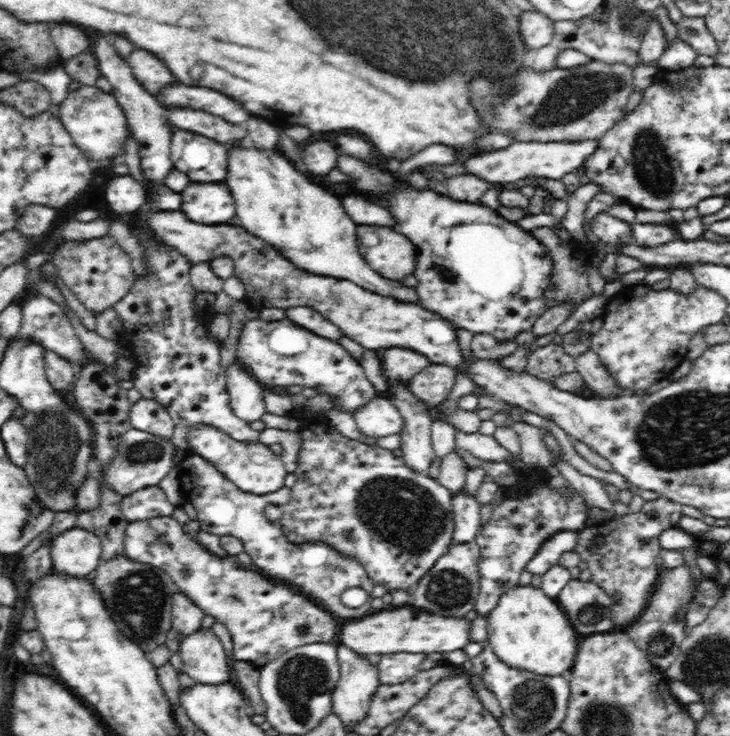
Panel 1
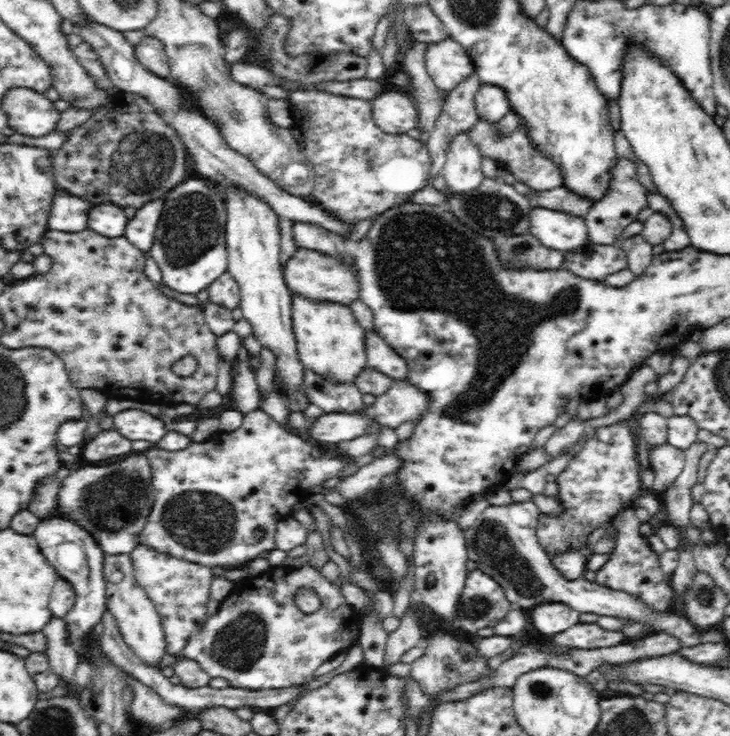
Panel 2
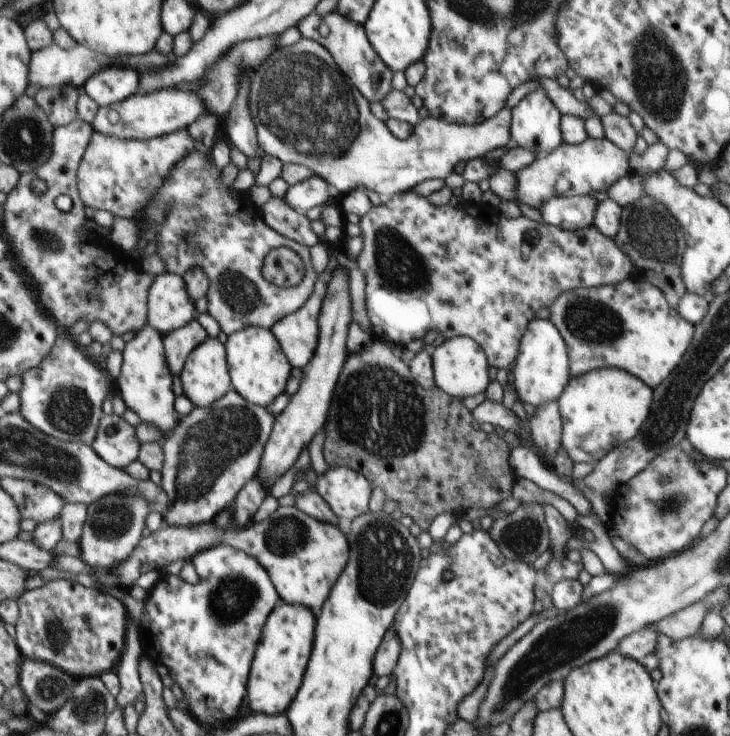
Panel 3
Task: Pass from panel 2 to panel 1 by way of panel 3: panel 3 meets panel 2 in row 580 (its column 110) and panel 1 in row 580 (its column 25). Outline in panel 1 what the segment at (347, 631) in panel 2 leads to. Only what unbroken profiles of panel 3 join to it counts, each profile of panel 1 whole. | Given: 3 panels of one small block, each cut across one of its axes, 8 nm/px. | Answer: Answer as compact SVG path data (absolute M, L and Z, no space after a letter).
M158 515L150 519L137 519L136 522L129 522L128 528L125 530L124 545L125 556L128 559L134 560L135 562L150 564L154 566L154 568L162 569L168 576L172 577L178 591L182 591L184 595L188 595L206 615L212 615L212 617L216 619L216 623L222 623L228 629L233 642L233 655L235 660L249 662L261 668L267 662L276 660L281 654L295 649L296 647L317 642L330 643L335 638L337 628L336 622L339 621L335 616L332 616L322 607L318 606L318 604L314 603L309 597L300 594L299 591L292 590L290 586L280 586L279 583L272 582L270 578L264 578L264 575L260 574L259 571L248 570L242 564L238 563L238 559L234 556L220 559L218 556L212 555L196 540L193 534L185 527L178 524L170 515Z

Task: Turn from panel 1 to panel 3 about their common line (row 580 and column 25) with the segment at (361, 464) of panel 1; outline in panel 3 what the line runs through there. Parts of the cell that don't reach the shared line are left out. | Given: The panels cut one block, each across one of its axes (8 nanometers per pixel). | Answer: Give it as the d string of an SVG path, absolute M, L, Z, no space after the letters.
M61 334L50 355L38 366L24 372L19 411L34 428L64 442L95 442L96 428L102 418L102 402L108 396L108 376L80 350L72 340Z

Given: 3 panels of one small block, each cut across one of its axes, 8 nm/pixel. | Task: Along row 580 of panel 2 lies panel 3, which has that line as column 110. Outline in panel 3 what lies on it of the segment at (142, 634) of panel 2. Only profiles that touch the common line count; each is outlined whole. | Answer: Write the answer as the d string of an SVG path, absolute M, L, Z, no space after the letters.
M158 89L149 93L138 91L126 100L123 100L122 103L99 107L91 124L94 126L96 132L106 136L124 140L138 139L147 141L174 131L179 131L181 128L189 127L205 110L204 101L194 91L176 89Z

